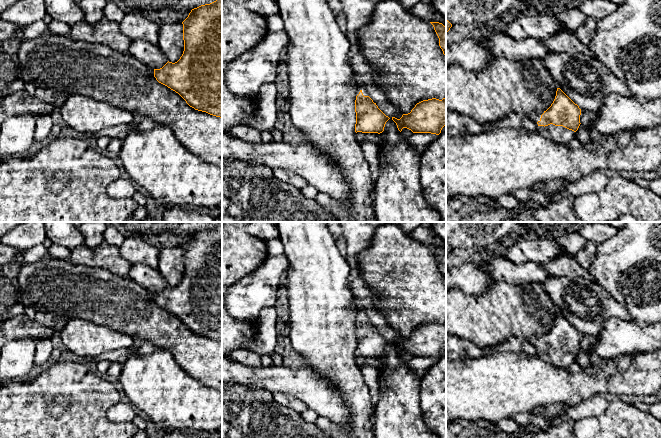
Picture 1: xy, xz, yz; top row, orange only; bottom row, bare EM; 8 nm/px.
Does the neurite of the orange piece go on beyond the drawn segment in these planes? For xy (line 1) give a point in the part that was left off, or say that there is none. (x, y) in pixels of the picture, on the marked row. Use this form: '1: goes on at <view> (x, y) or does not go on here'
1: does not go on here

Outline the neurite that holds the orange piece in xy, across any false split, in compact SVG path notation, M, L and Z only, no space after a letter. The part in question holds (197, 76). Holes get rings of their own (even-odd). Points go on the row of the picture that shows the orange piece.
M222 0L194 8L182 22L184 51L180 59L154 69L156 80L178 93L195 110L222 118Z

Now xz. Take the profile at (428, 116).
M446 96L442 99L423 100L415 105L408 114L403 114L400 119L392 117L398 130L403 128L413 133L431 133L439 135L446 125Z

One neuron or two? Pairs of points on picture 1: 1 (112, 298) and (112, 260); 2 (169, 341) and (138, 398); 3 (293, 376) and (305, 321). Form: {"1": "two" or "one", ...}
{"1": "two", "2": "two", "3": "two"}

